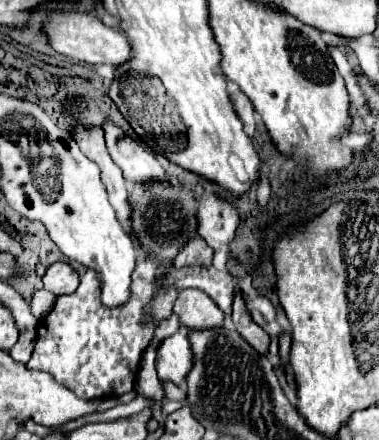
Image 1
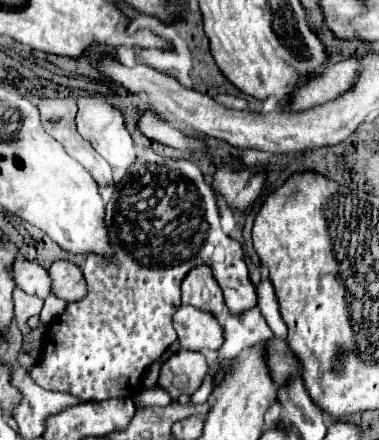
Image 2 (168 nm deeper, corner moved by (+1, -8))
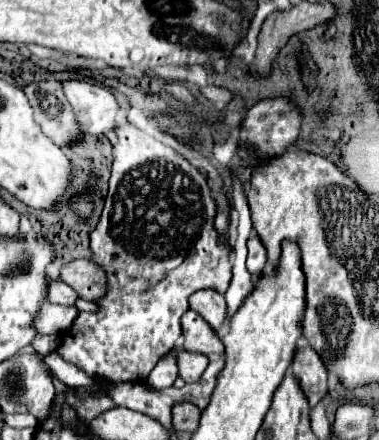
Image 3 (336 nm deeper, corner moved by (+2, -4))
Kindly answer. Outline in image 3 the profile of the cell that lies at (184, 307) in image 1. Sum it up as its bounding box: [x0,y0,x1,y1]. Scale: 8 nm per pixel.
[181,310,223,356]

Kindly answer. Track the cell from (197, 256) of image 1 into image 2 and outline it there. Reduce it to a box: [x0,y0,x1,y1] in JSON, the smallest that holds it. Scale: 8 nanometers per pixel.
[182,264,224,316]

